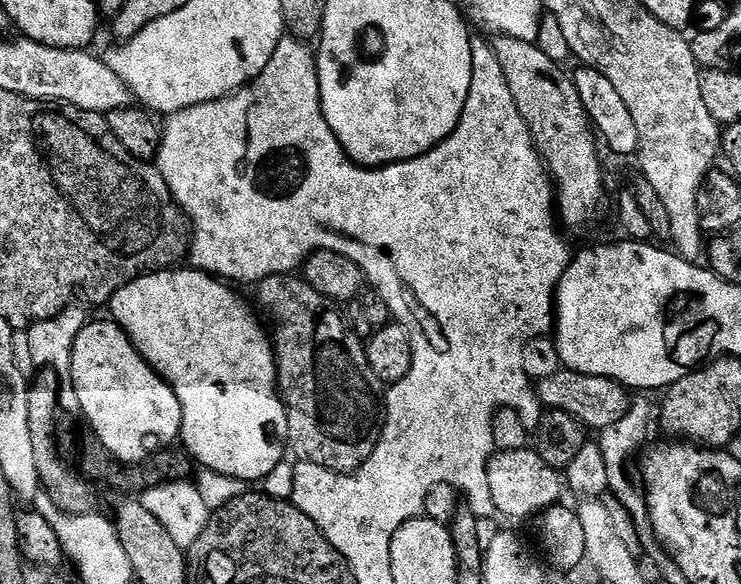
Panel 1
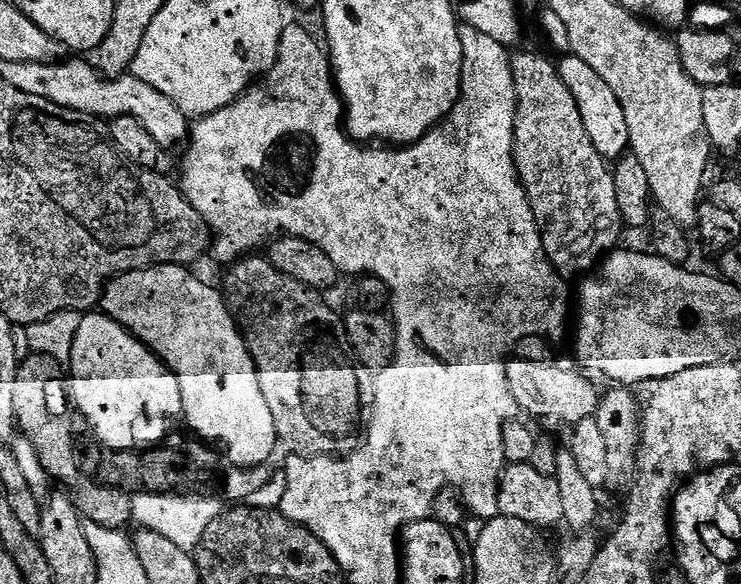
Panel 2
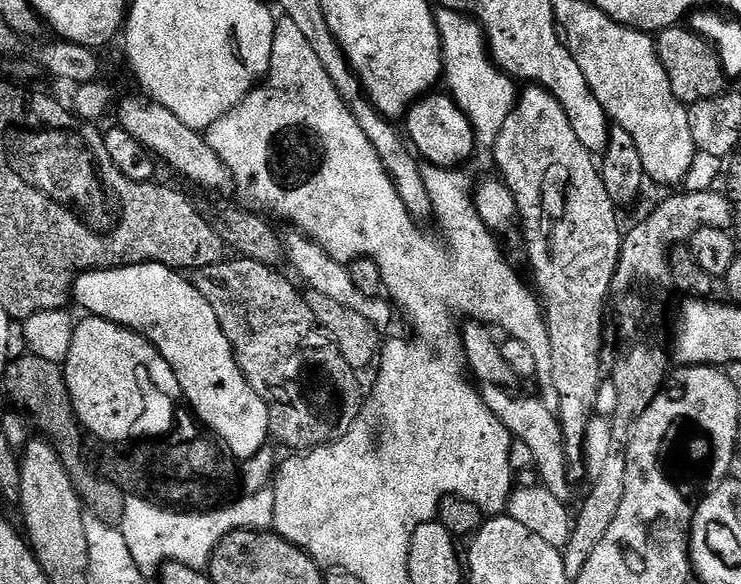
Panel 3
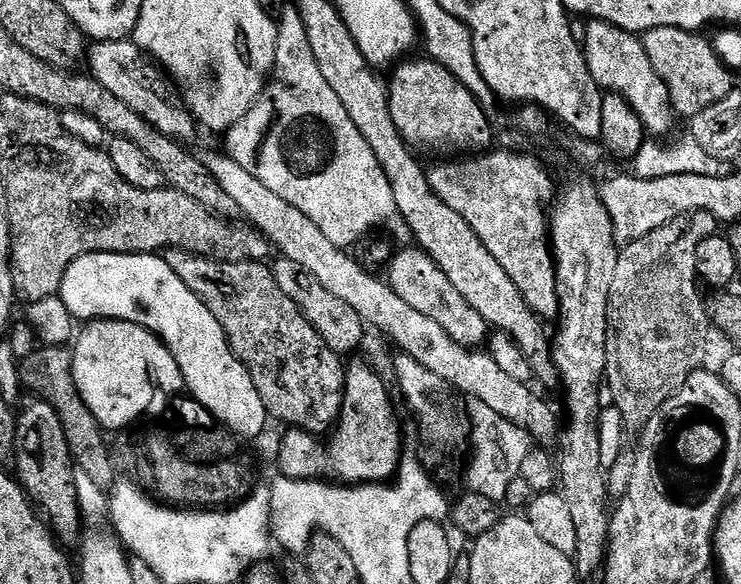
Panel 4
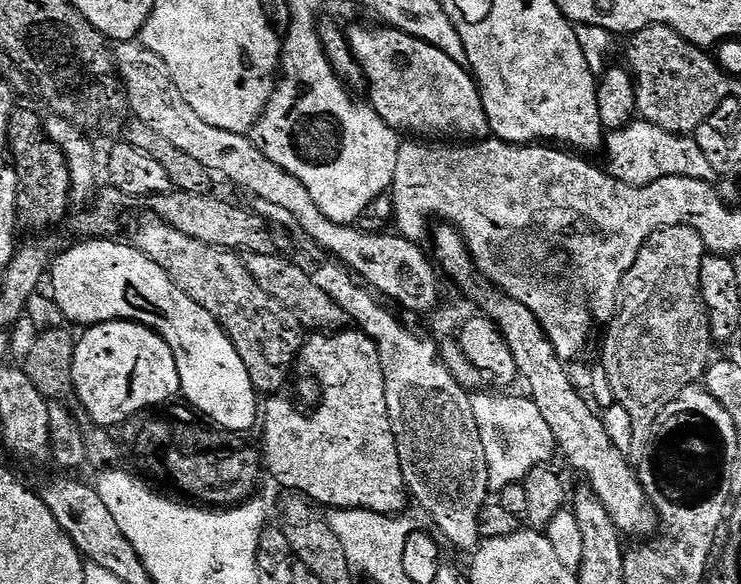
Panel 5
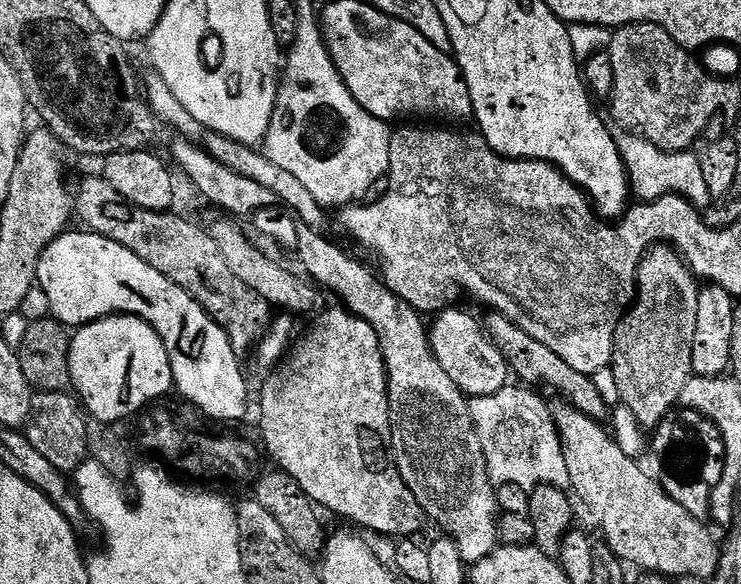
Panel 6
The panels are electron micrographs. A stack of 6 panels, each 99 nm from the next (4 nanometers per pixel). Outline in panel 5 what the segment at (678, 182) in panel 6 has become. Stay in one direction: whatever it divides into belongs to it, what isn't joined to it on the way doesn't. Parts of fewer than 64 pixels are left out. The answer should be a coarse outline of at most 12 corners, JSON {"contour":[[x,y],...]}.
{"contour":[[648,120],[609,131],[607,171],[644,188],[717,179],[702,146]]}

